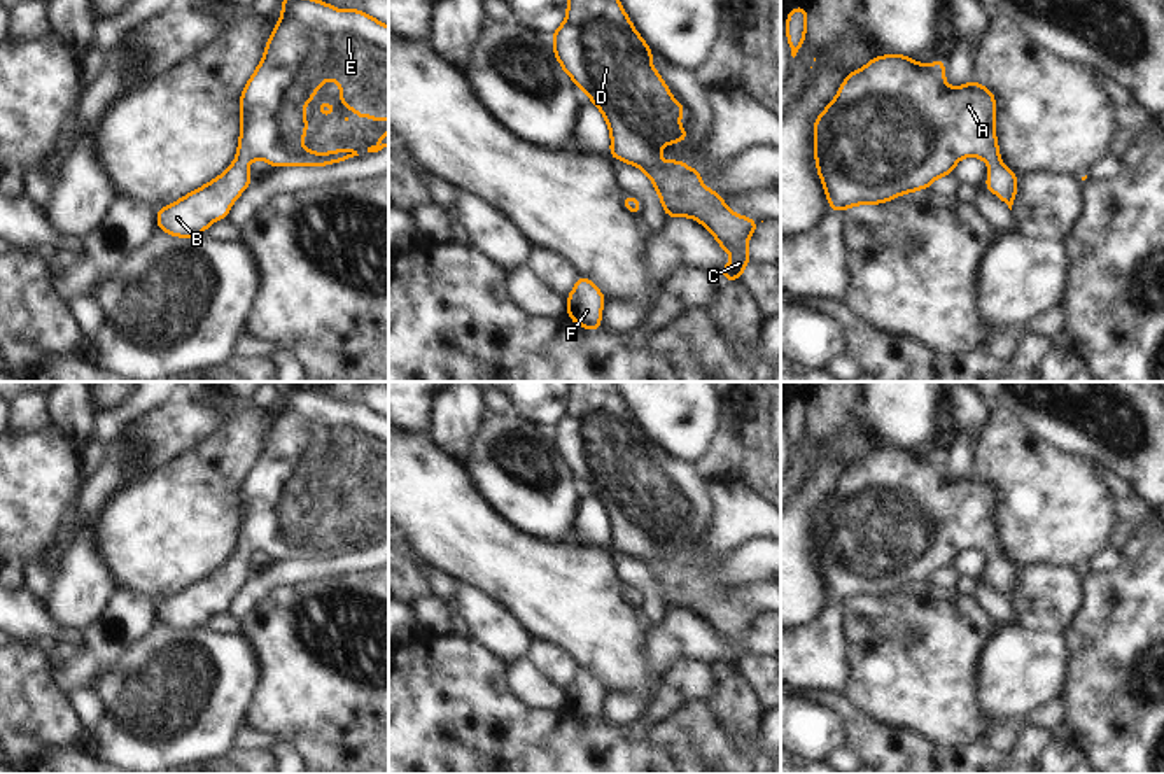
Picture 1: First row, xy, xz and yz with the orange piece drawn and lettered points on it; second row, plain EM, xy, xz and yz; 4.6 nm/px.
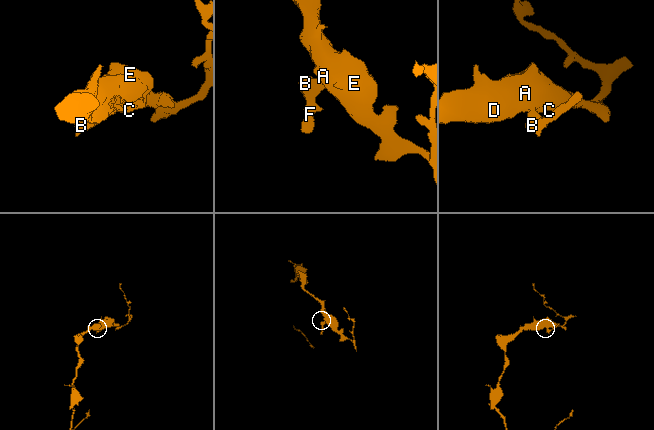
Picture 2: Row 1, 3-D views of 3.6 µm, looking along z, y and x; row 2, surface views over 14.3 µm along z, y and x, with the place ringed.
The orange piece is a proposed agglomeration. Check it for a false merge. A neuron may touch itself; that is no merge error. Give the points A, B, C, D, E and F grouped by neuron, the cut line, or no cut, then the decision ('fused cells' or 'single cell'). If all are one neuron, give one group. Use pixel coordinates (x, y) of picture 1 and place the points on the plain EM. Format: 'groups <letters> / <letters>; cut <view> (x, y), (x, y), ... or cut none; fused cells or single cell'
groups A B C D E F; cut none; single cell

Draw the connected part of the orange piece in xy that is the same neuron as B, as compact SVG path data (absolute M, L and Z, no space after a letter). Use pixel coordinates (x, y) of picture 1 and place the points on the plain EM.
M285 387L282 408L268 431L263 452L240 489L242 522L236 552L208 576L158 601L158 622L179 630L201 629L212 615L228 611L231 597L254 574L247 559L254 552L278 560L326 559L359 548L354 541L312 545L303 539L308 524L305 497L329 469L340 476L343 499L354 503L361 515L366 513L364 504L369 499L371 515L389 511L389 419L361 401L341 403L317 391Z

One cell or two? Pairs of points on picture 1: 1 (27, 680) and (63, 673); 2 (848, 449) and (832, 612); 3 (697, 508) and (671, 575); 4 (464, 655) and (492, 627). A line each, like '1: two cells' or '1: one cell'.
1: two cells
2: two cells
3: one cell
4: two cells

